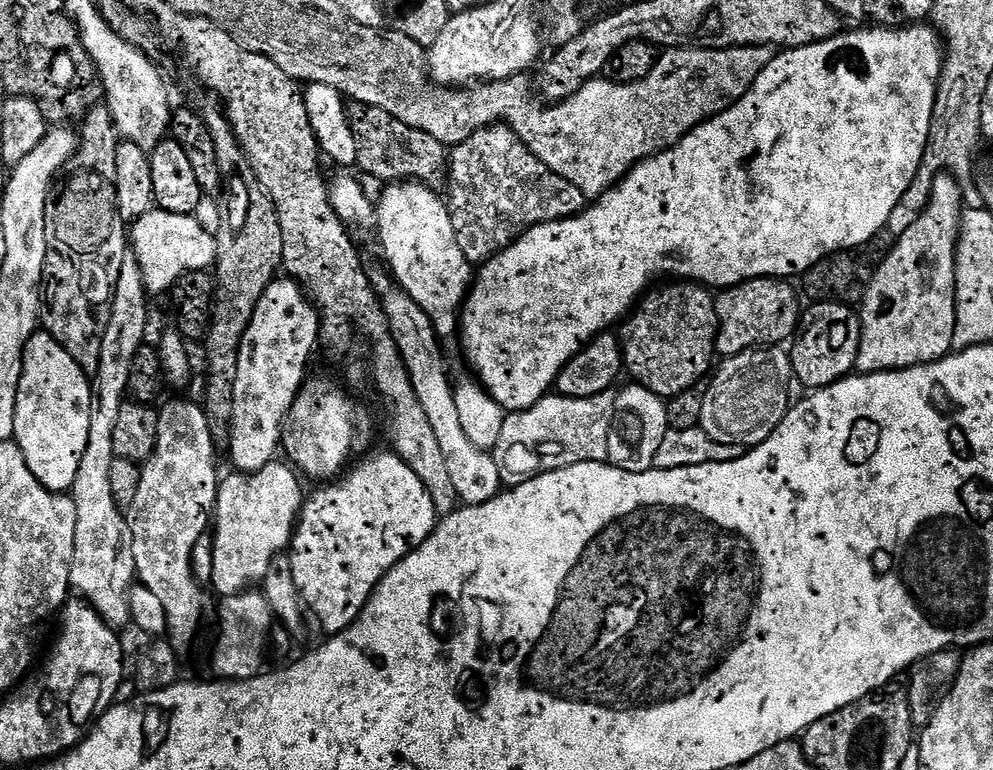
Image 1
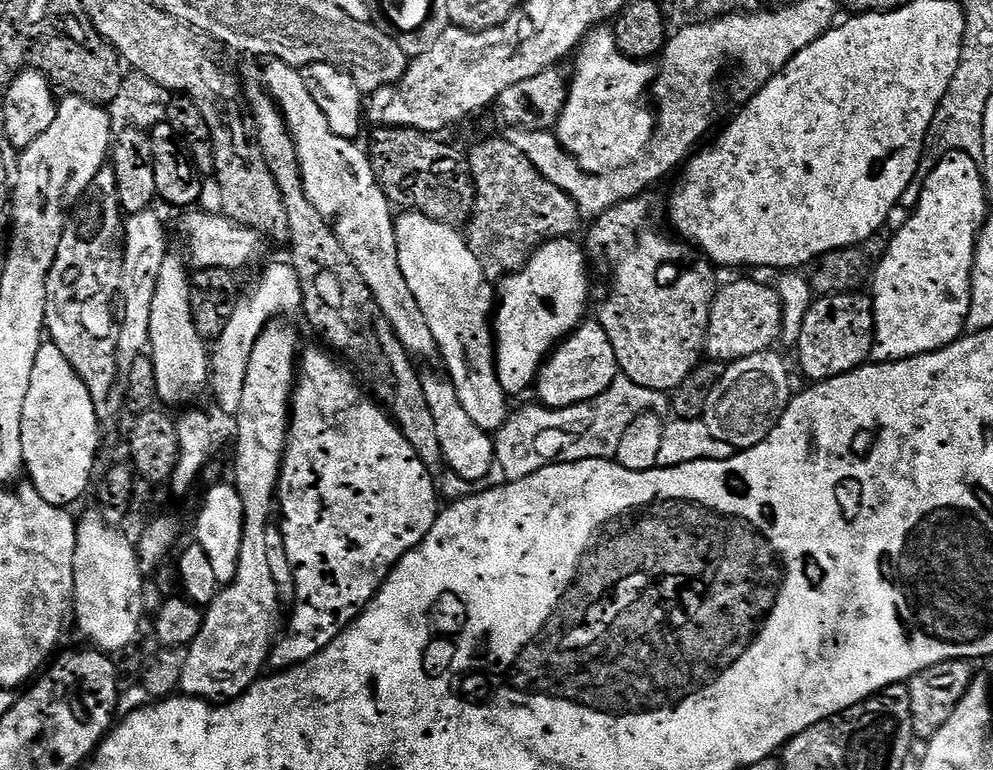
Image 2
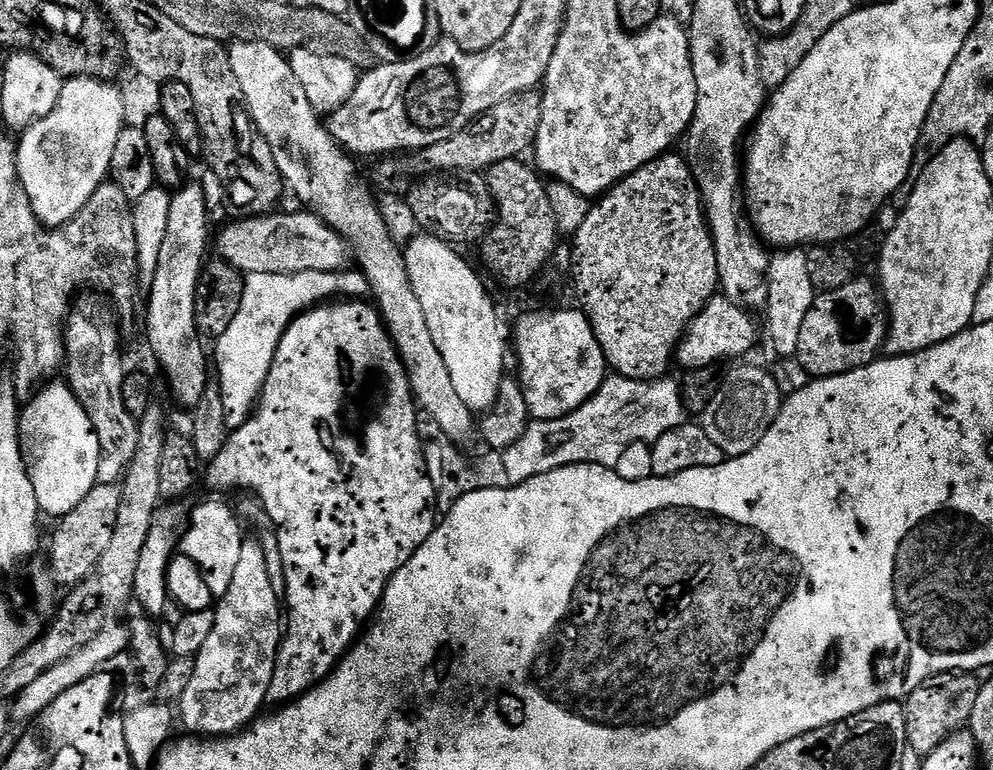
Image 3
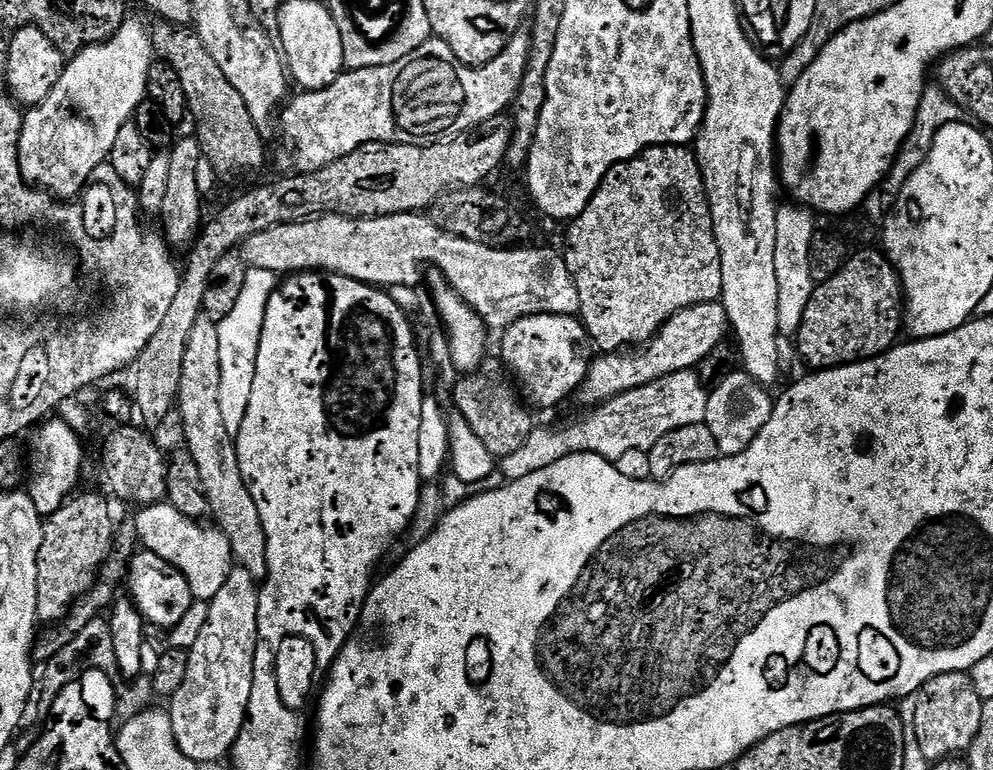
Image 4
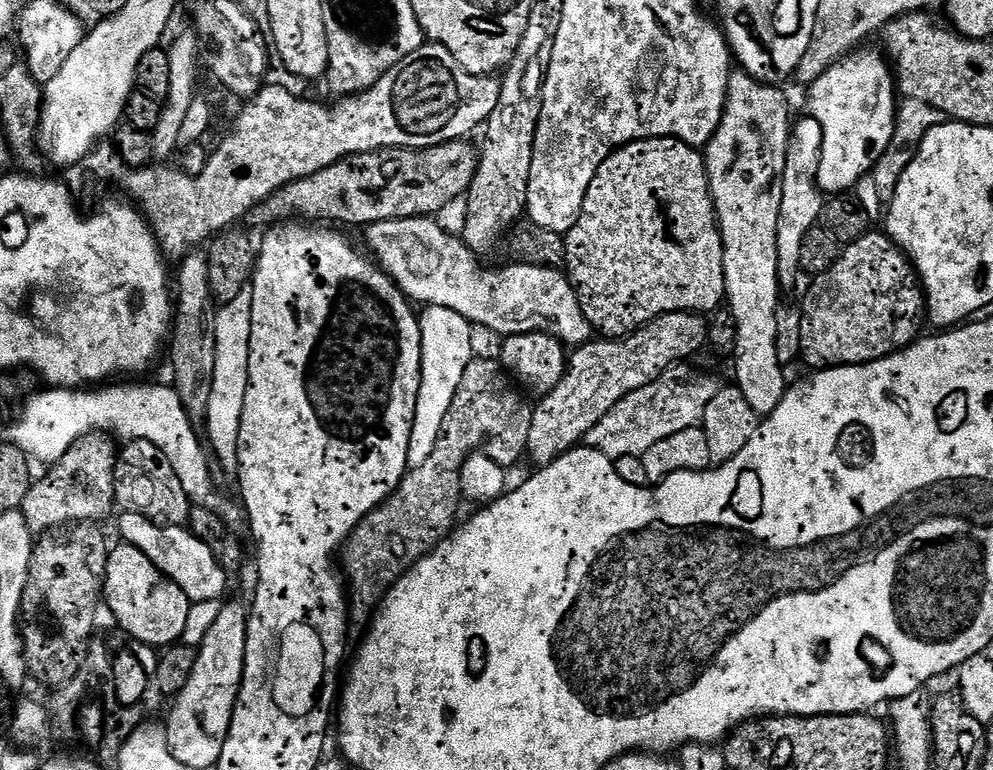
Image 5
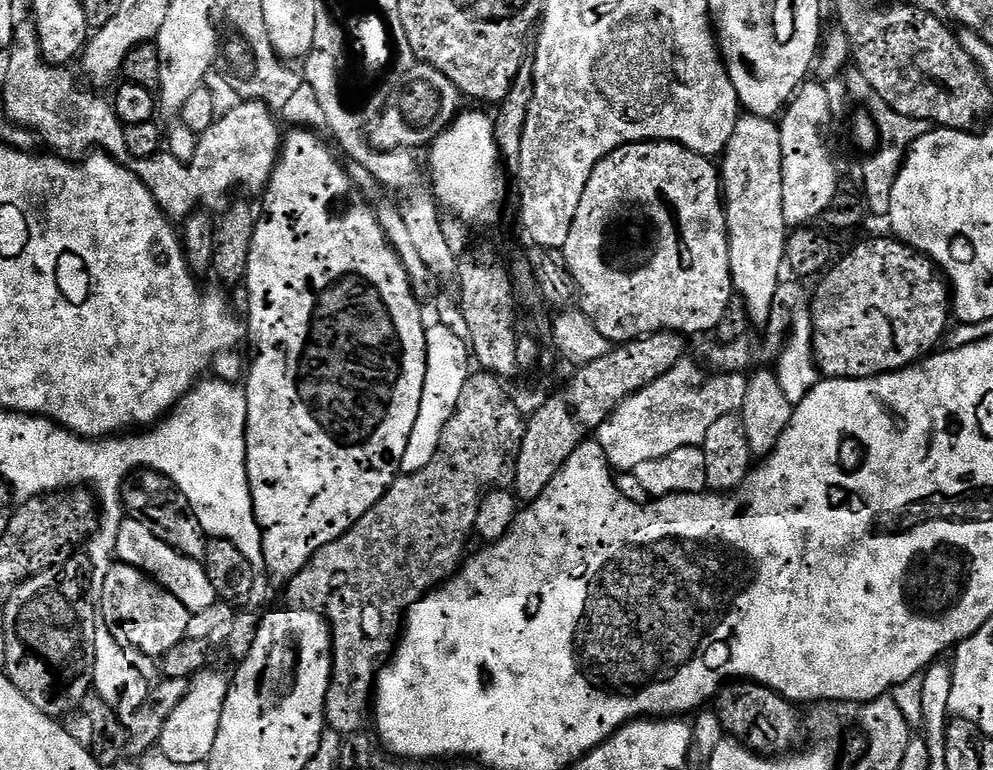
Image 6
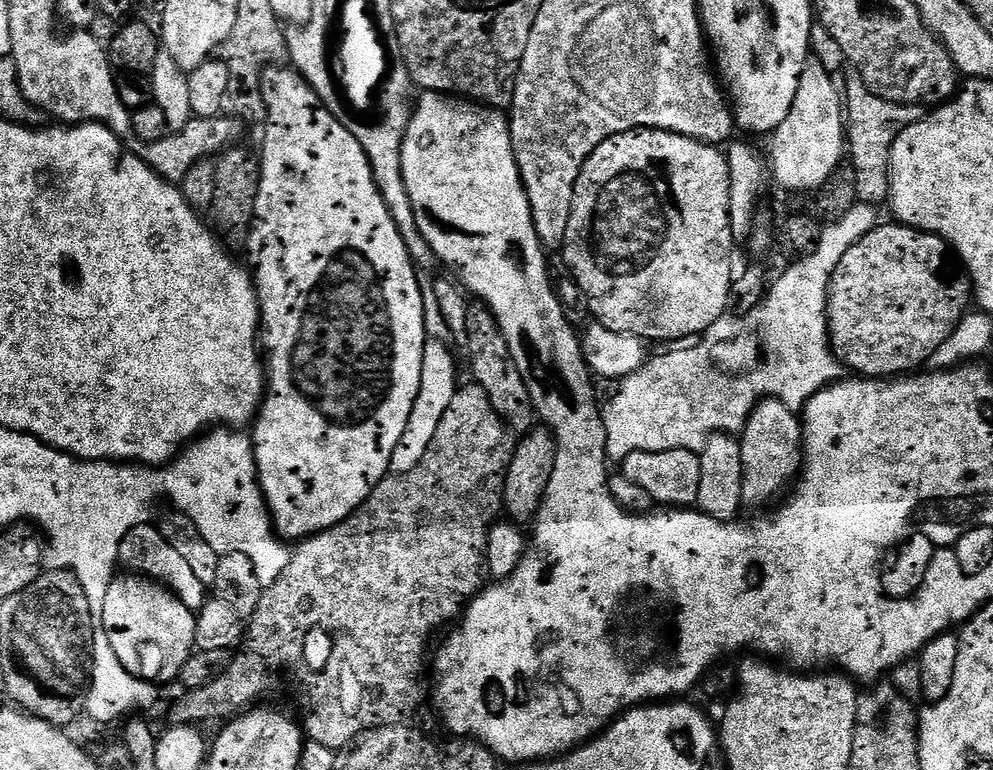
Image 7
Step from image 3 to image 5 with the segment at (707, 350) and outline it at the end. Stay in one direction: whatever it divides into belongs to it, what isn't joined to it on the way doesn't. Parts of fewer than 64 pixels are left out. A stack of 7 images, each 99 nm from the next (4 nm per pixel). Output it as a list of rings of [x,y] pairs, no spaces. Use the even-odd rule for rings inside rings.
[[[666,312],[663,316],[659,316],[658,319],[652,320],[643,328],[637,328],[631,336],[625,336],[623,338],[596,338],[587,344],[579,345],[575,349],[574,354],[571,353],[567,357],[567,371],[564,373],[564,377],[558,382],[558,386],[554,387],[554,390],[550,394],[546,394],[544,399],[541,399],[539,403],[532,408],[532,421],[530,422],[530,438],[528,439],[528,451],[526,453],[527,459],[533,460],[533,465],[543,466],[545,464],[552,464],[559,456],[565,456],[566,453],[572,448],[577,447],[587,437],[590,430],[594,430],[594,426],[598,426],[598,422],[602,422],[604,415],[610,410],[614,410],[614,406],[618,402],[622,402],[622,398],[626,398],[630,394],[634,394],[634,390],[642,390],[642,386],[650,386],[663,372],[668,371],[669,368],[679,365],[681,362],[688,362],[695,352],[705,351],[708,343],[708,320],[703,315],[695,312]]]

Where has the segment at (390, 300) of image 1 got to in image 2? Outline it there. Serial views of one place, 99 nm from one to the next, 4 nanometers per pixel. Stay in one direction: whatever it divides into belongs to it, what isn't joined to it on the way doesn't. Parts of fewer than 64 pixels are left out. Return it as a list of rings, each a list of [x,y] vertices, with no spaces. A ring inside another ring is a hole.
[[[421,375],[422,390],[426,394],[426,406],[430,406],[430,414],[434,417],[434,430],[438,430],[438,446],[442,446],[442,454],[447,471],[452,471],[460,480],[484,480],[491,474],[496,464],[496,445],[493,437],[487,432],[478,430],[478,425],[462,410],[462,402],[458,402],[458,394],[454,390],[447,375]]]

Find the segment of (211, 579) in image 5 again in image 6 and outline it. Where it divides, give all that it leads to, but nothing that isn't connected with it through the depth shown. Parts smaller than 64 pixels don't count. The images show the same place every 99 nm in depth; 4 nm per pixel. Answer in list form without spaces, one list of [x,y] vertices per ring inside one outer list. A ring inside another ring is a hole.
[[[126,518],[120,523],[115,559],[119,563],[134,566],[157,584],[161,584],[167,592],[174,594],[174,598],[178,598],[178,602],[182,602],[182,606],[186,606],[189,614],[207,610],[218,603],[214,582],[210,582],[208,570],[203,563],[174,550],[165,540],[154,535],[152,527],[142,520]]]

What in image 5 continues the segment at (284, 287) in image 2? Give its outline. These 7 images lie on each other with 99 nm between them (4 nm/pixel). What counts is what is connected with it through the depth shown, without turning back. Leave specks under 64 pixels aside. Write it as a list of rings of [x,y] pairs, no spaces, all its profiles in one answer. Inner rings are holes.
[[[246,287],[234,302],[223,305],[216,313],[216,357],[214,358],[214,378],[208,403],[208,436],[216,456],[226,467],[237,467],[238,430],[242,418],[242,406],[248,385],[250,366],[250,310],[252,309],[252,290]]]

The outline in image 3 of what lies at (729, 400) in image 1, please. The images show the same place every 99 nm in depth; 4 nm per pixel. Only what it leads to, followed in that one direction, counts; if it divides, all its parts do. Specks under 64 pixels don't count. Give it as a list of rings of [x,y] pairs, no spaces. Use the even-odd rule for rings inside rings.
[[[740,362],[737,368],[723,373],[718,394],[710,398],[710,406],[702,413],[706,434],[723,450],[725,457],[744,456],[766,434],[780,413],[780,384],[764,368]]]

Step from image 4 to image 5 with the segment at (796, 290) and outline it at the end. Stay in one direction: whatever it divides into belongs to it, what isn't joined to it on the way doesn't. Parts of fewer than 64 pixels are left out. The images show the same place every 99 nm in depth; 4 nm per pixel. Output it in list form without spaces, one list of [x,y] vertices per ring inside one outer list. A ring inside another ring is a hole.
[[[805,115],[803,119],[795,121],[792,136],[788,139],[786,170],[782,178],[782,206],[778,210],[778,274],[781,289],[784,290],[794,287],[796,279],[801,279],[802,241],[811,228],[819,225],[825,201],[818,183],[824,150],[822,126],[812,116]]]

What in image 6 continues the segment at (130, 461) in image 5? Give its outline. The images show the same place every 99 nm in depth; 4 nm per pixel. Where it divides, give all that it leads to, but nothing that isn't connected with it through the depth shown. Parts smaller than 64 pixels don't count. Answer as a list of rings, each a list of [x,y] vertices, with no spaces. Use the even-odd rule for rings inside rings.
[[[151,470],[133,474],[128,477],[124,489],[120,491],[120,499],[124,502],[125,513],[149,524],[152,533],[165,540],[174,550],[178,550],[183,556],[203,561],[209,537],[205,533],[202,522],[198,522],[198,514],[194,514],[190,502],[186,502],[178,486],[174,486],[170,478],[166,478],[161,472]]]

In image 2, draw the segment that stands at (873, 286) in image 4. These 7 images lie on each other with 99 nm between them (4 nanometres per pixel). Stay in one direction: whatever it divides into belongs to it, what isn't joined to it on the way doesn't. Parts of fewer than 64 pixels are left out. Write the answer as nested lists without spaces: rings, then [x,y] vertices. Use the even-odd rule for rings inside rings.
[[[847,292],[813,299],[810,310],[802,322],[802,334],[798,345],[800,368],[812,382],[829,380],[853,372],[860,365],[869,363],[875,337],[872,301],[867,295]]]

